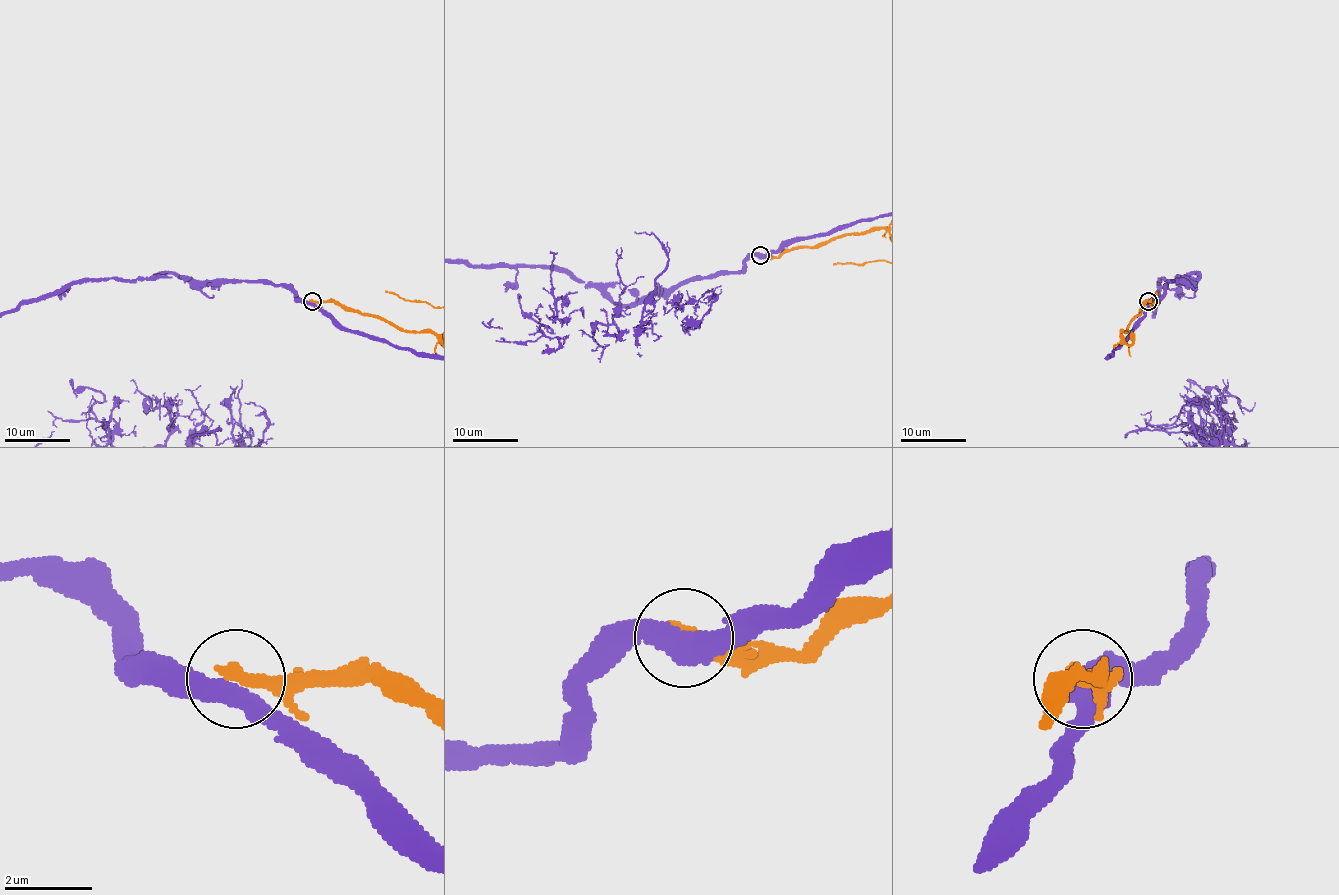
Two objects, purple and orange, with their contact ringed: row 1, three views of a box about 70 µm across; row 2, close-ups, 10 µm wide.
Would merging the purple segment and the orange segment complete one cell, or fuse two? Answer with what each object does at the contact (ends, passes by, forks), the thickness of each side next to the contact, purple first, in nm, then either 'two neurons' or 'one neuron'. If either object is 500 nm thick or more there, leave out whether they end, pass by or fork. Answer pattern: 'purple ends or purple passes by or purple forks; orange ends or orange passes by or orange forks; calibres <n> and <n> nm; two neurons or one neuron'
purple passes by; orange ends; calibres 460 and 360 nm; two neurons

